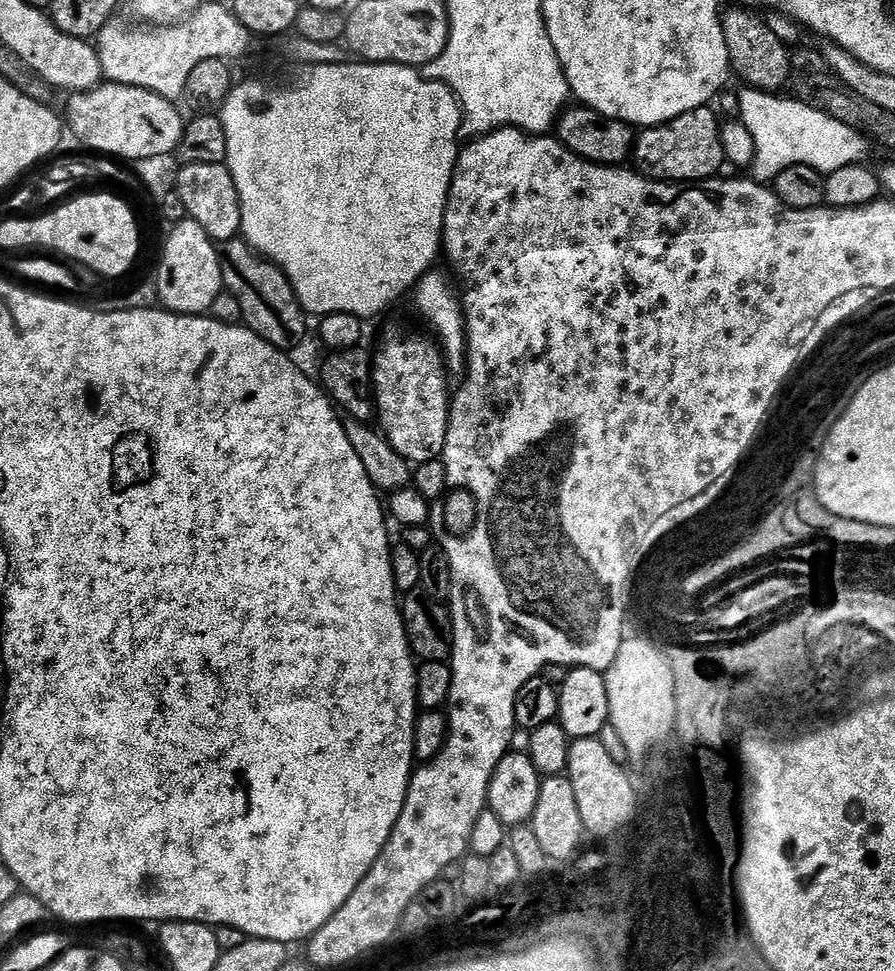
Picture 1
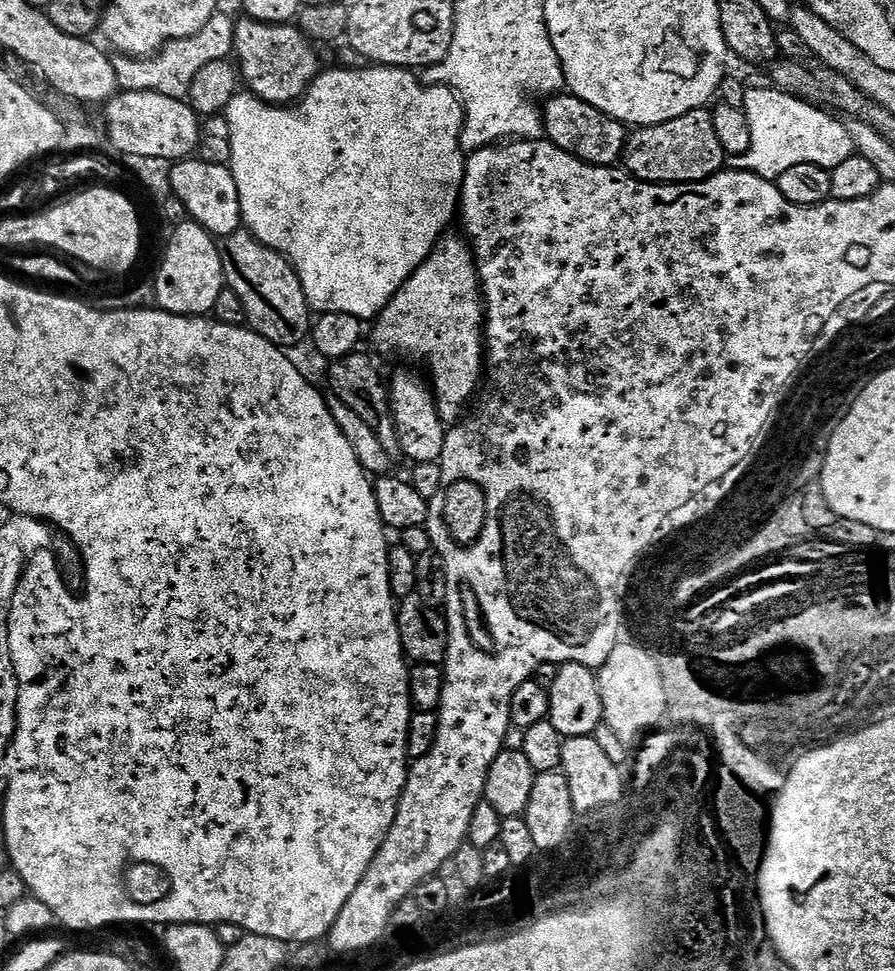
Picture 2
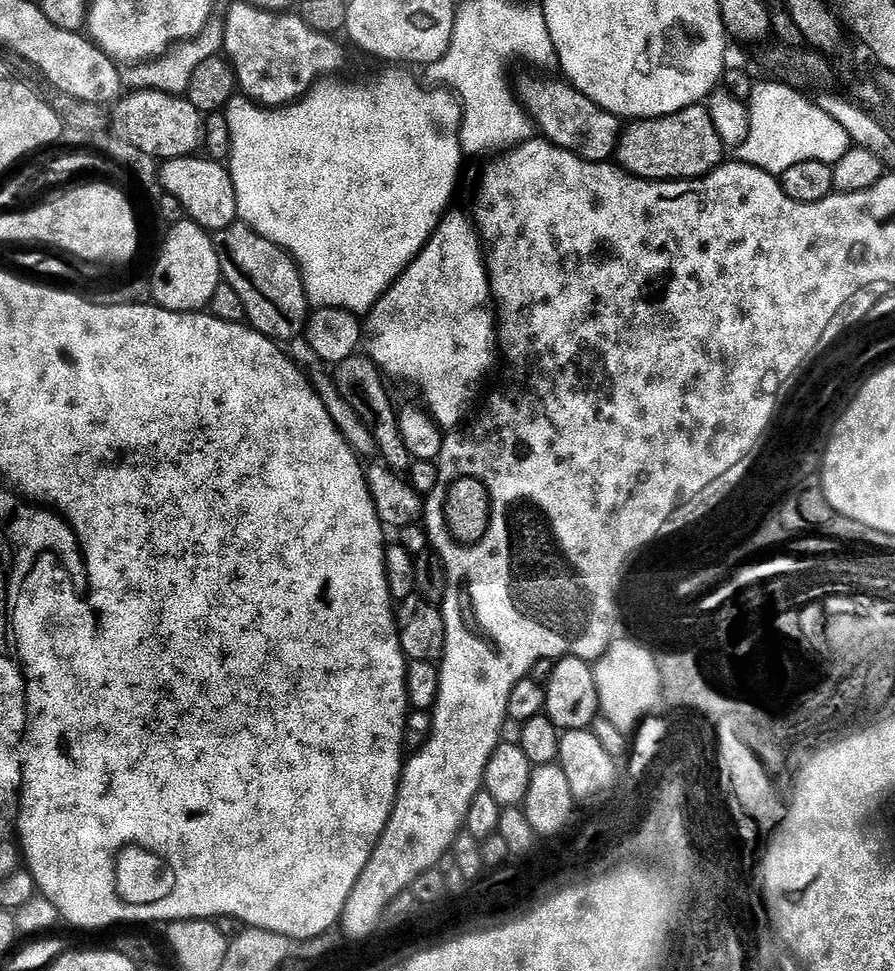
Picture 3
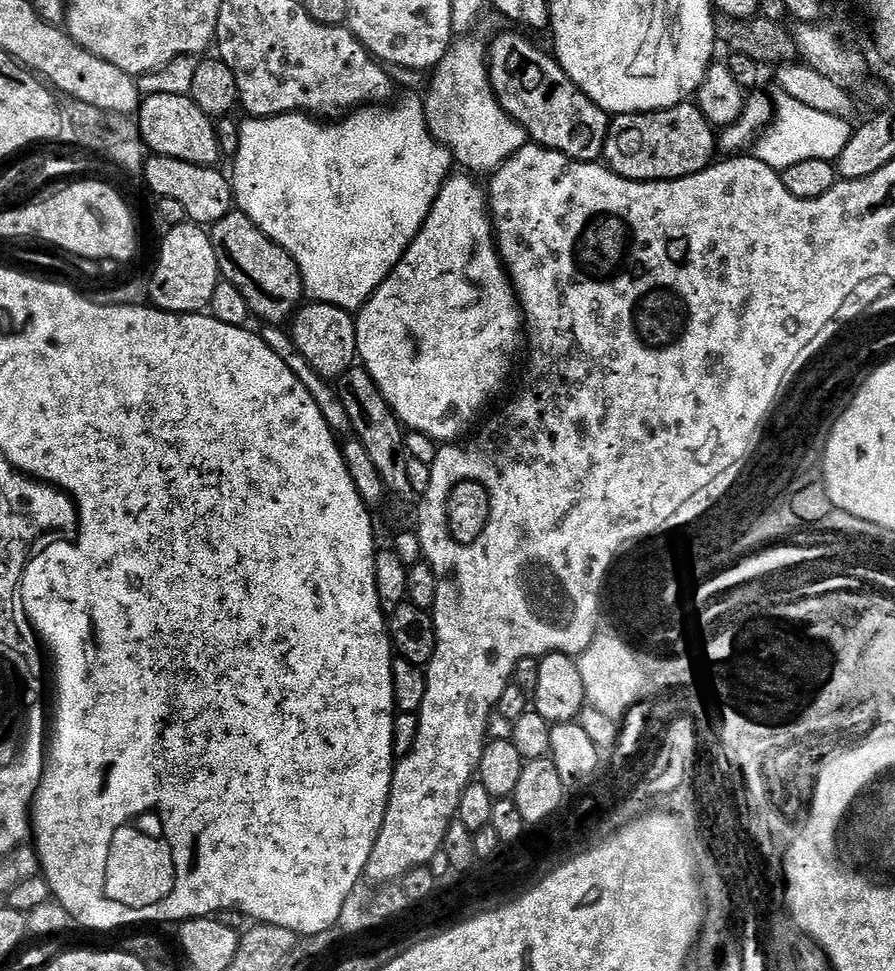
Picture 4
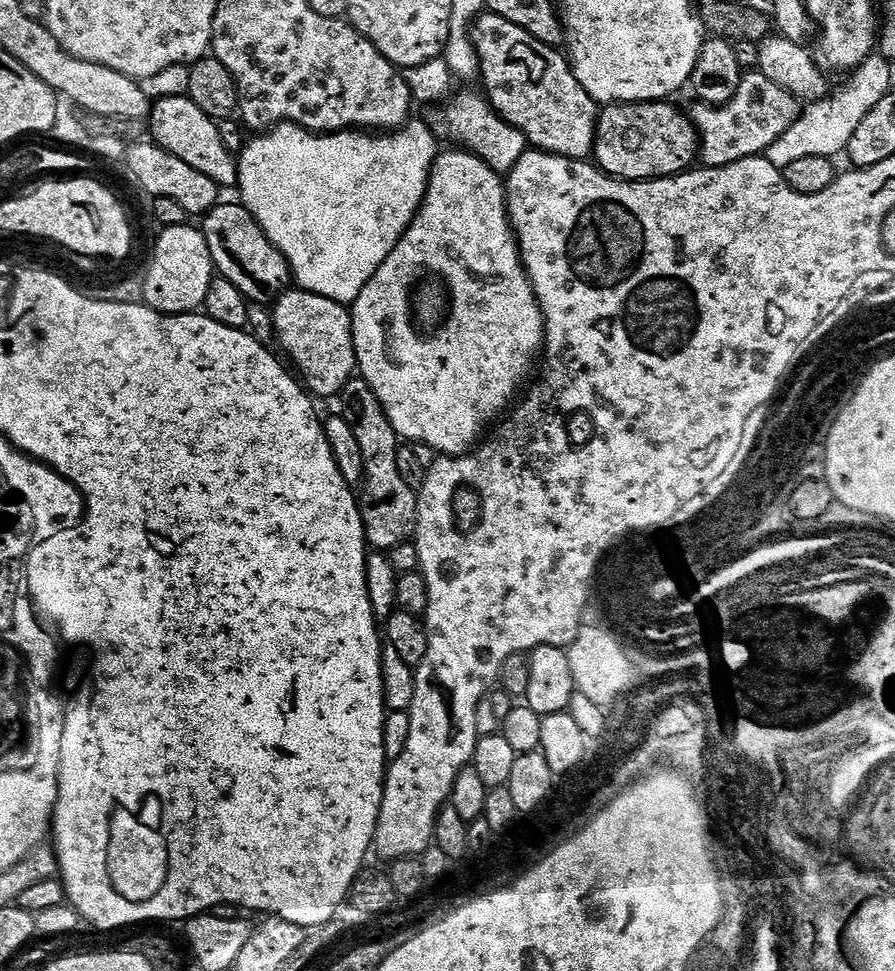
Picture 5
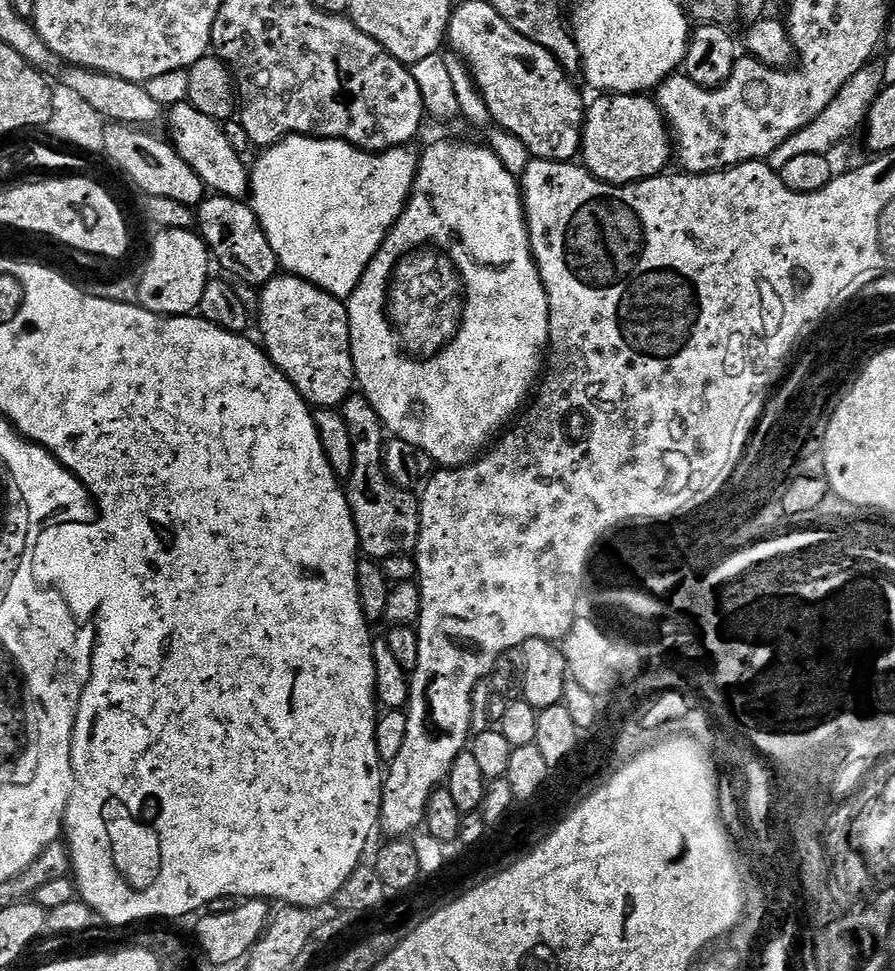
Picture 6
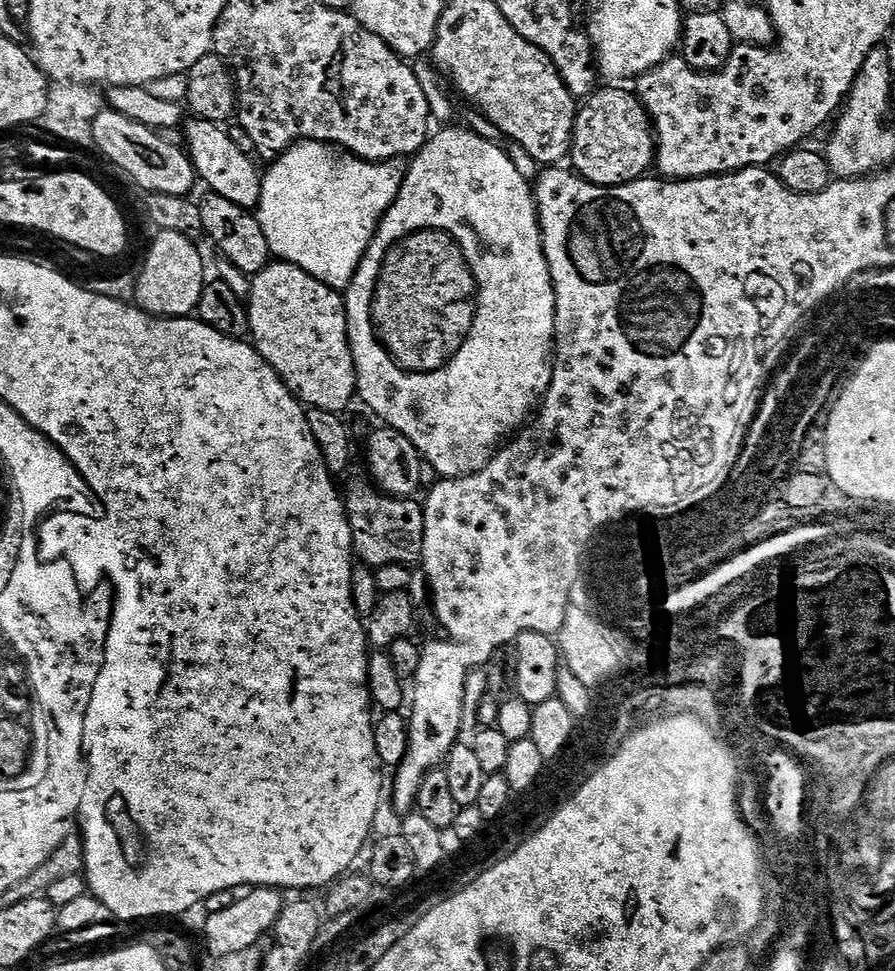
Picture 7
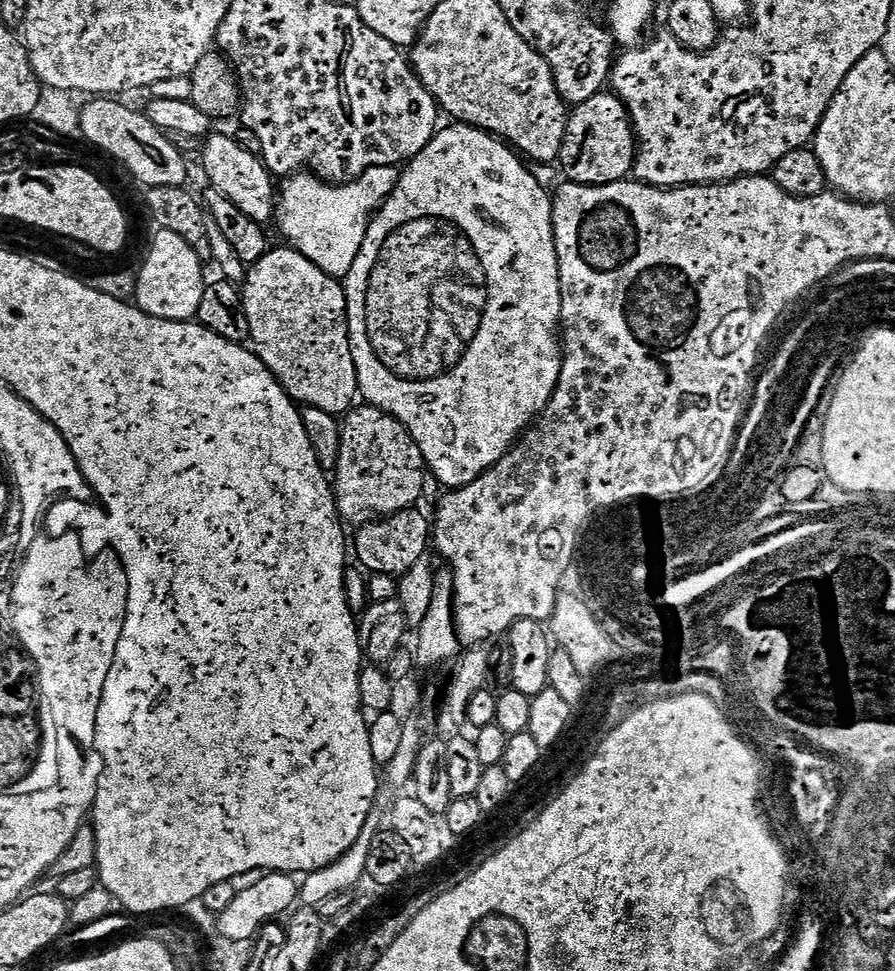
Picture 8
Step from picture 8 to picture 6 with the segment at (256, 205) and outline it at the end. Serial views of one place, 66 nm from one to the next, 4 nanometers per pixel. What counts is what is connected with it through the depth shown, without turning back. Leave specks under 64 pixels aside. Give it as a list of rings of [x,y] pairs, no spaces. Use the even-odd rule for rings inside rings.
[[[189,102],[175,104],[169,107],[166,112],[166,120],[168,116],[168,132],[170,143],[176,152],[182,158],[182,162],[186,162],[186,166],[190,166],[190,170],[194,170],[194,174],[198,174],[198,178],[202,178],[205,189],[211,190],[218,196],[229,196],[235,200],[244,200],[250,192],[250,168],[240,157],[238,149],[232,145],[232,140],[223,132],[221,121],[215,120],[202,114],[196,110]]]

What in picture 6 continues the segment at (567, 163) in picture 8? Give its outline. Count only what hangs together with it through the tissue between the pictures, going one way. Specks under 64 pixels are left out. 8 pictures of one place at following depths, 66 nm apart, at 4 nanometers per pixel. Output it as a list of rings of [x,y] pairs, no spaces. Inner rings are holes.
[[[613,92],[611,94],[600,94],[595,97],[597,100],[587,105],[584,114],[584,133],[580,139],[580,156],[582,157],[583,167],[587,168],[597,180],[602,180],[606,184],[636,184],[639,180],[649,180],[651,176],[659,176],[665,171],[668,163],[674,160],[674,137],[668,127],[668,121],[665,120],[662,110],[656,105],[655,99],[648,94],[637,94],[634,92]]]

